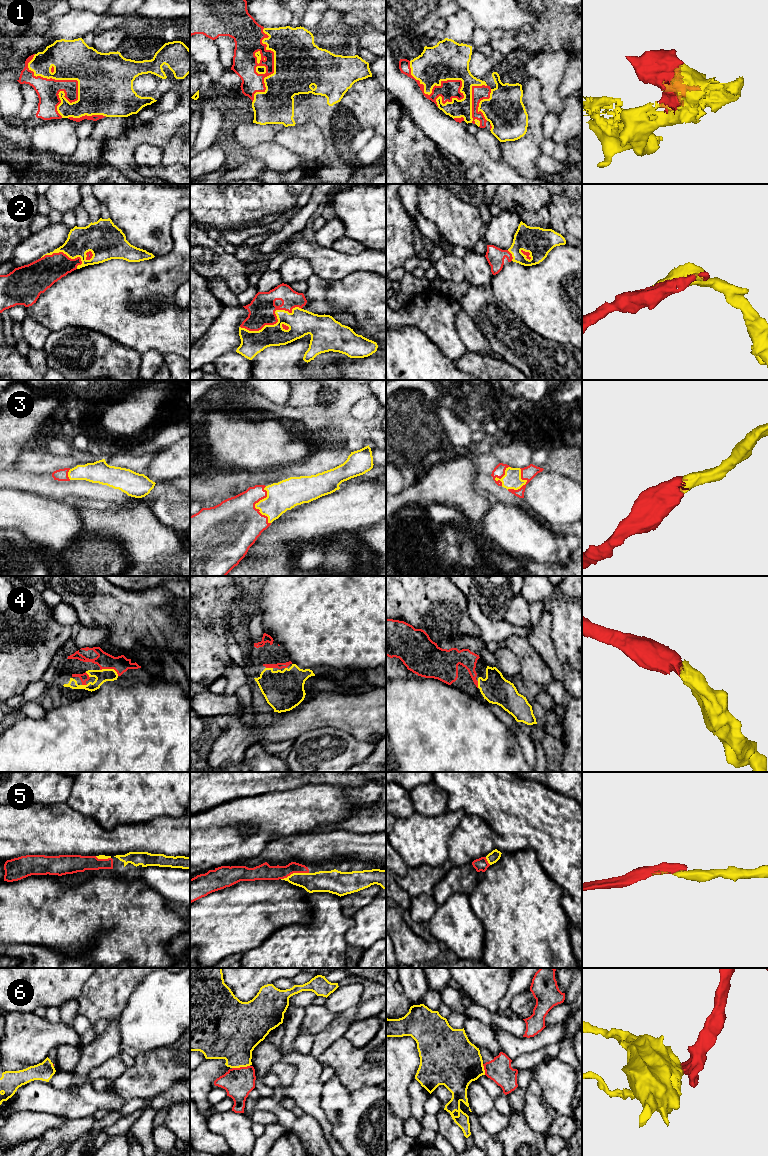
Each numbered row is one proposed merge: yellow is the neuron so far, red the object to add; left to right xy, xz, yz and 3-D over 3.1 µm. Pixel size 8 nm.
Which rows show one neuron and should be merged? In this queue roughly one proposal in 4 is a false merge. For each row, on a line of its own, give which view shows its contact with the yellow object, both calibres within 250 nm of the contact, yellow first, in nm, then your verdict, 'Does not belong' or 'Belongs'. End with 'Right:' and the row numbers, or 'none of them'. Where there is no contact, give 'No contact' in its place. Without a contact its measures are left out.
1: Touches yellow in yz. Thickness 320 nm (yellow) against 150 nm. Belongs
2: Touches yellow in xz. Thickness 220 nm (yellow) against 220 nm. Belongs
3: Touches yellow in xz. Thickness 240 nm (yellow) against 420 nm. Belongs
4: Touches yellow in xy. Thickness 100 nm (yellow) against 140 nm. Belongs
5: Touches yellow in xz. Thickness 180 nm (yellow) against 130 nm. Belongs
6: Touches yellow in xz. Thickness 380 nm (yellow) against 240 nm. Belongs
Right: 1, 2, 3, 4, 5, 6

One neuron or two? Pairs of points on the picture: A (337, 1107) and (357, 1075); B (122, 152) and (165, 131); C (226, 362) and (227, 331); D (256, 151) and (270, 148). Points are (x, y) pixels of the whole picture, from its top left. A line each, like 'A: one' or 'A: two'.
A: two
B: one
C: two
D: one

